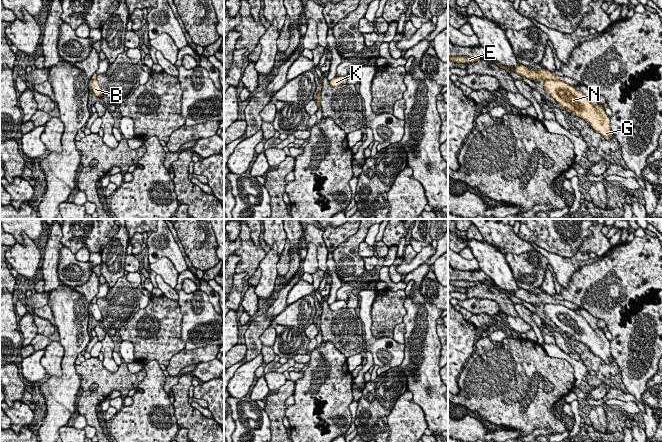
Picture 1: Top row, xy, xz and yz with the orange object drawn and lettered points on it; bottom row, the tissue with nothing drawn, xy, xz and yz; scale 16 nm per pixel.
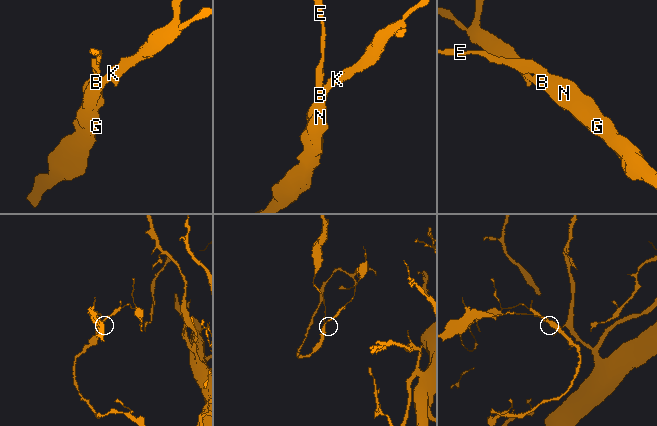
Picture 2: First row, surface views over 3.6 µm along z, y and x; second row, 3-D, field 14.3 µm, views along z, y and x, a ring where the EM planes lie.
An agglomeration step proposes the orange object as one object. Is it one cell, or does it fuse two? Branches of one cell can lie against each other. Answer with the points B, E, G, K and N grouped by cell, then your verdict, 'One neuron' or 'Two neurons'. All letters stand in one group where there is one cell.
Groups: B G K N / E. Two neurons

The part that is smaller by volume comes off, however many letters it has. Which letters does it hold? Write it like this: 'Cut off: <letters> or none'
Cut off: E

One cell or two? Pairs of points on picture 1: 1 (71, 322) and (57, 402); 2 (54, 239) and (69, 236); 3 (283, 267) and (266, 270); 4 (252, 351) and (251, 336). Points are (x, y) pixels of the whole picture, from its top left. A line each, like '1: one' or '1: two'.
1: one
2: two
3: two
4: one

